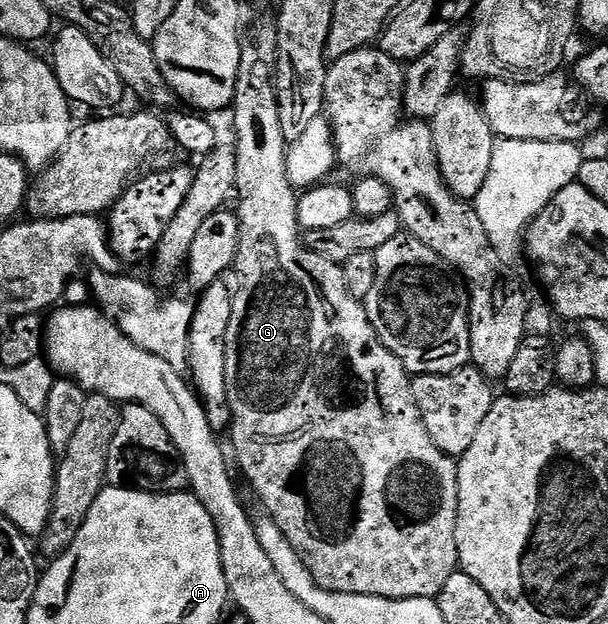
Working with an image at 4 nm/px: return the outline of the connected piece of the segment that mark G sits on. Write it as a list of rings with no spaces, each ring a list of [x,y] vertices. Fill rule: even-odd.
[[[273,17],[262,18],[255,26],[247,25],[242,40],[240,72],[236,76],[234,89],[234,134],[238,143],[233,143],[236,154],[236,198],[239,198],[236,213],[240,240],[234,257],[232,275],[234,274],[232,297],[232,320],[228,320],[226,337],[226,359],[224,372],[228,380],[228,404],[230,405],[230,424],[228,435],[234,445],[232,458],[242,469],[244,477],[250,481],[252,489],[262,501],[261,508],[276,522],[280,532],[291,542],[299,559],[304,562],[308,572],[326,590],[352,592],[368,596],[385,598],[432,598],[444,588],[448,576],[459,569],[458,549],[456,548],[456,516],[458,515],[458,463],[449,458],[436,444],[422,423],[420,412],[414,403],[410,391],[411,375],[407,374],[404,364],[380,340],[366,315],[365,305],[348,292],[344,284],[344,272],[341,265],[332,260],[324,260],[316,252],[308,250],[302,243],[303,231],[298,225],[299,191],[291,186],[286,172],[286,152],[288,149],[287,127],[280,120],[278,107],[278,28]]]

